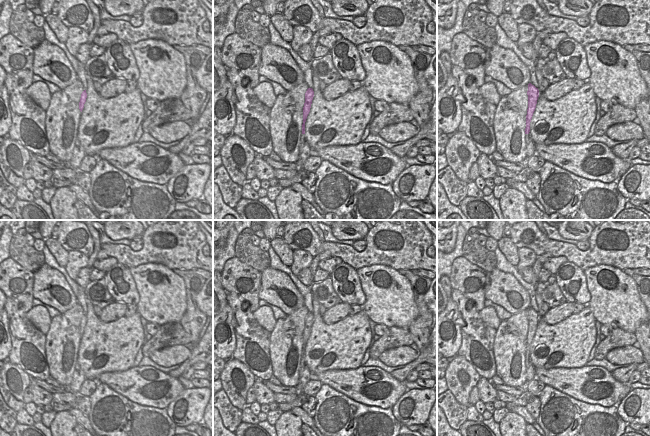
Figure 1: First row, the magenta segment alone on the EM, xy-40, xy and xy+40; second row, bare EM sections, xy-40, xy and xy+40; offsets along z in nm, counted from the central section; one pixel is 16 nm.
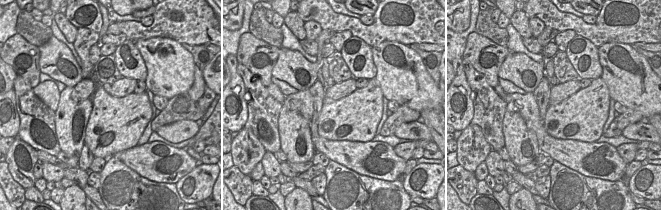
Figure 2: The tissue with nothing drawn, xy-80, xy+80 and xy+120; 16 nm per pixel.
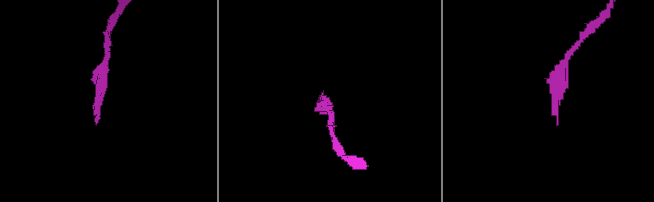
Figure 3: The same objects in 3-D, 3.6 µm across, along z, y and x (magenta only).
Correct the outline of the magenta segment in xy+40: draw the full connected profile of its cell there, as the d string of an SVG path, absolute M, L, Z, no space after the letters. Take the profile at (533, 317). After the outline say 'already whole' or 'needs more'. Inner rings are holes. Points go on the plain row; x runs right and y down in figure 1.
M531 307L528 308L528 333L527 333L527 339L526 339L526 352L525 352L525 366L526 366L526 385L528 383L535 379L535 367L531 362L530 358L530 346L533 340L533 337L536 332L537 324L539 321L539 314Z; needs more

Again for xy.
M308 312L305 317L305 327L303 331L303 348L302 348L302 357L301 357L300 370L299 370L299 381L298 384L295 386L299 392L303 392L305 385L313 377L313 374L310 372L305 361L305 346L310 336L313 321L314 321L313 313Z; needs more

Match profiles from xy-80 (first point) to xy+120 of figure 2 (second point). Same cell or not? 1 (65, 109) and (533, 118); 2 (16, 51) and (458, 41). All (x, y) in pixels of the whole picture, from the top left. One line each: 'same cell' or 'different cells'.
1: different cells
2: different cells

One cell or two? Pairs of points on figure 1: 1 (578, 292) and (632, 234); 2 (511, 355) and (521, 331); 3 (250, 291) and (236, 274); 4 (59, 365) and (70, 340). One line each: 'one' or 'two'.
1: two
2: two
3: one
4: one

